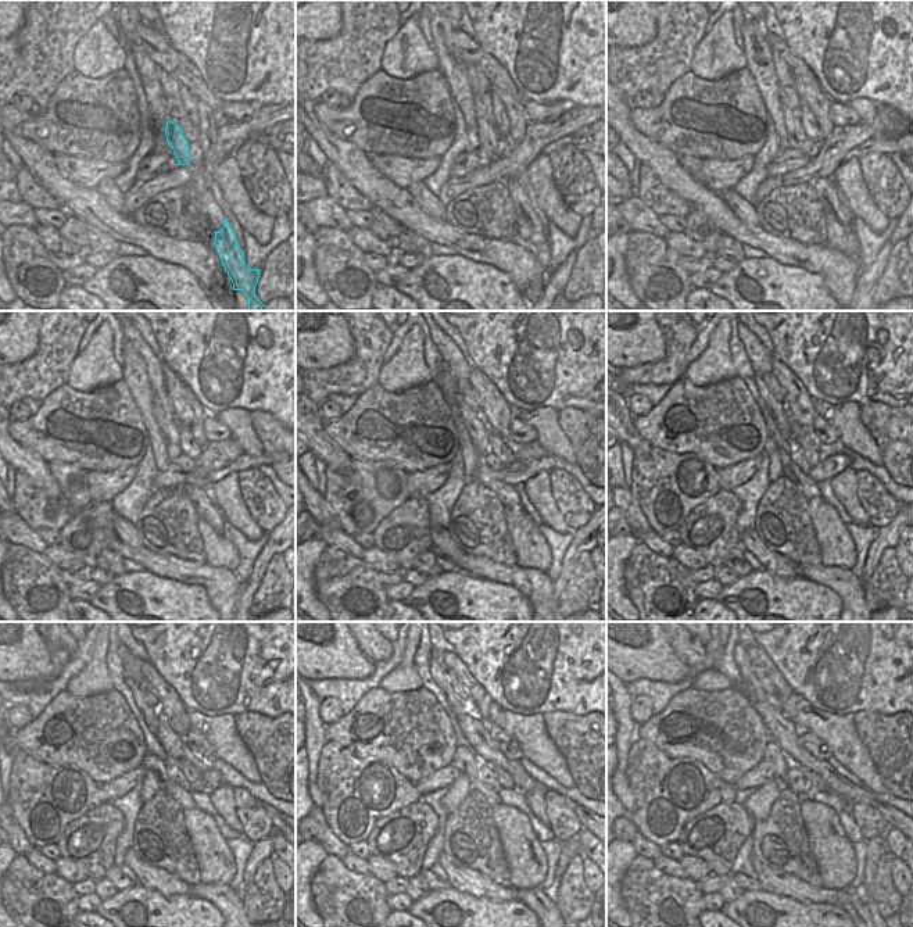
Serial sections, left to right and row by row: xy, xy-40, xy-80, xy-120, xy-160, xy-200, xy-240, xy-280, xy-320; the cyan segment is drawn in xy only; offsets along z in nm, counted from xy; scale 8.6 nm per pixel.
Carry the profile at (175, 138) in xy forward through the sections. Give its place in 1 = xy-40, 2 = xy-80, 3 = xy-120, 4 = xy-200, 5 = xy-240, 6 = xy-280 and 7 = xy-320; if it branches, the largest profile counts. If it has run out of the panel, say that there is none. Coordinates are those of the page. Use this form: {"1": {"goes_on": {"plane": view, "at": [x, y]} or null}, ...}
{"1": {"goes_on": {"plane": "xy-40", "at": [487, 135]}}, "2": {"goes_on": {"plane": "xy-80", "at": [797, 138]}}, "3": {"goes_on": {"plane": "xy-120", "at": [169, 429]}}, "4": {"goes_on": {"plane": "xy-200", "at": [777, 411]}}, "5": {"goes_on": {"plane": "xy-240", "at": [150, 718]}}, "6": {"goes_on": {"plane": "xy-280", "at": [440, 677]}}, "7": {"goes_on": {"plane": "xy-320", "at": [745, 668]}}}

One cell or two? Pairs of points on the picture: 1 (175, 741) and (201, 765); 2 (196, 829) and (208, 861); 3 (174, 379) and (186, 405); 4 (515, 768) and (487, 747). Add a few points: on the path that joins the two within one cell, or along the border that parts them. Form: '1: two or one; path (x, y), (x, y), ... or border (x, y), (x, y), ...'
1: one; path (181, 748), (194, 761)
2: one; path (204, 837), (207, 840), (207, 852)
3: one; path (175, 386), (182, 398)
4: one; path (508, 765), (494, 754)

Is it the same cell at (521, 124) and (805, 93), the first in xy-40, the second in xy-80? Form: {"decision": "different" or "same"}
{"decision": "same"}

